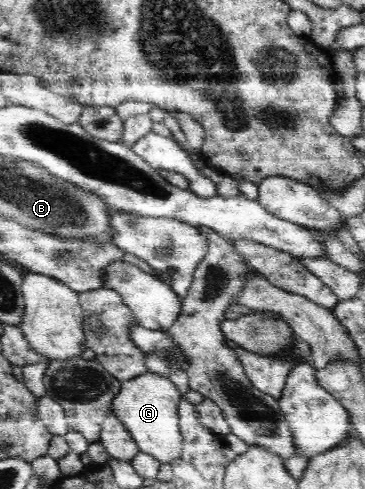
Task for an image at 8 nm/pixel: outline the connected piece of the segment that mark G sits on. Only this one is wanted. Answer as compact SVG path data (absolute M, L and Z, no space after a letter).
M147 370L147 373L122 383L121 391L111 401L110 409L129 430L141 453L151 455L161 463L171 463L181 456L184 445L177 413L182 396L168 377Z

